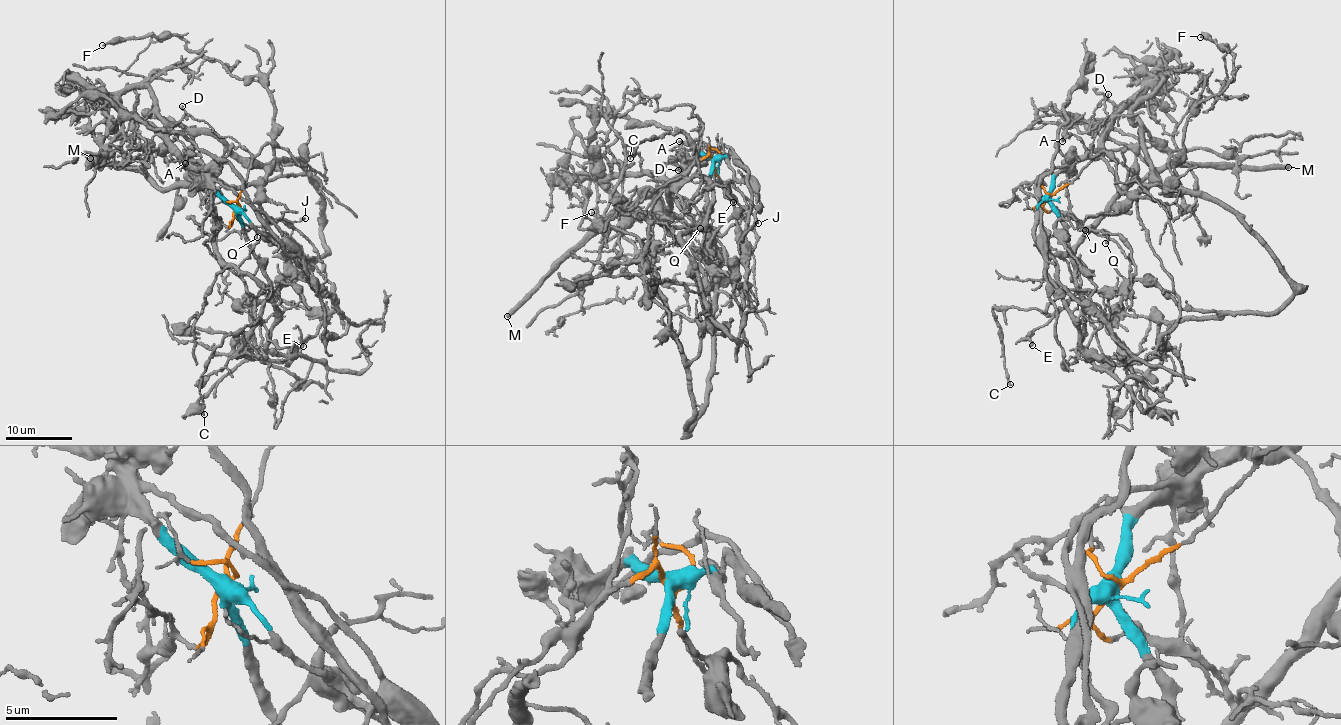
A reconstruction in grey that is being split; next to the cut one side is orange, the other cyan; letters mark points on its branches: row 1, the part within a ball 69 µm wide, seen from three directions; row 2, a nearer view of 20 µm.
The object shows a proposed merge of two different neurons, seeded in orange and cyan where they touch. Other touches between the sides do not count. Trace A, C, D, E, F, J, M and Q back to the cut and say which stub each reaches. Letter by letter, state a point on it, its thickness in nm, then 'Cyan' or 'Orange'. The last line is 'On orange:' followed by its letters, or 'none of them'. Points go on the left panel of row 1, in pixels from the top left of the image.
A: Place: (185, 163). Thickness 130 nm. Cyan
C: Place: (204, 414). Thickness 180 nm. Orange
D: Place: (182, 106). Thickness 110 nm. Orange
E: Place: (303, 346). Thickness 170 nm. Orange
F: Place: (102, 45). Thickness 220 nm. Cyan
J: Place: (305, 218). Thickness 180 nm. Orange
M: Place: (90, 158). Thickness 440 nm. Orange
Q: Place: (257, 237). Thickness 140 nm. Orange
On orange: C, D, E, J, M, Q

